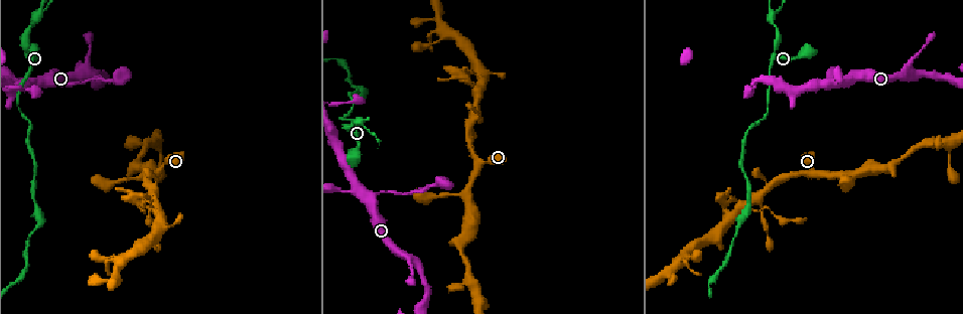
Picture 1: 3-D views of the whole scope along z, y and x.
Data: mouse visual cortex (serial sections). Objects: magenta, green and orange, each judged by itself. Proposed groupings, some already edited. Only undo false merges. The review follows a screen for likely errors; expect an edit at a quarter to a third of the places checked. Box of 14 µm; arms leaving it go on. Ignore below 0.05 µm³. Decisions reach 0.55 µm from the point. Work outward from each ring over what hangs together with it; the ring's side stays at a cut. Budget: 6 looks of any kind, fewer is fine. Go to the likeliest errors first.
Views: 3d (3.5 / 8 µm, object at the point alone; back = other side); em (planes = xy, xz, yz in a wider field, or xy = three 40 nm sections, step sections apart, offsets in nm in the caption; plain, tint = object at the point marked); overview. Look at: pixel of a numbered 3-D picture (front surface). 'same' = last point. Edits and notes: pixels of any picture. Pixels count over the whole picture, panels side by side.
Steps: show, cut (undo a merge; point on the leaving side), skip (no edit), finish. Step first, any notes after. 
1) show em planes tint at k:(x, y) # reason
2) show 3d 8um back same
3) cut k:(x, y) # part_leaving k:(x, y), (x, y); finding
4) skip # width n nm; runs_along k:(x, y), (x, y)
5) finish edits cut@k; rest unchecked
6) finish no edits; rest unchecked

show 3d 8um back at 1:(772, 14) # a fork

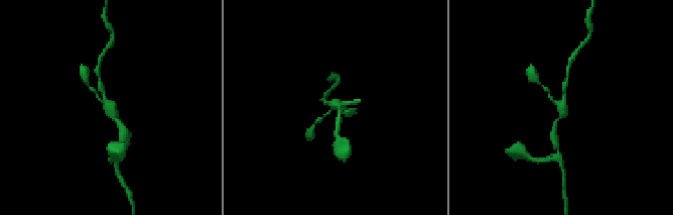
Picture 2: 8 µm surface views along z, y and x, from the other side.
show em xy step 5 tint at 2:(333, 106) # arms 3; arm_widths 150, 150, 200 nm

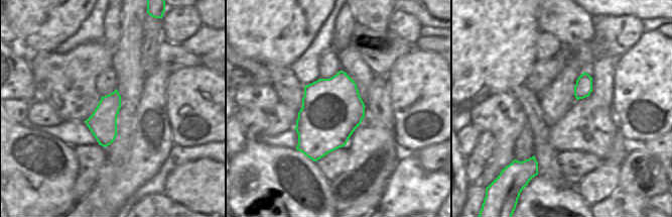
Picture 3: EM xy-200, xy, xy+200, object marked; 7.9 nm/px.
skip # runs_along 2:(123, 128), (92, 89); one cell here

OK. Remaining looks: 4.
show 3d 3.5um at 1:(759, 196) # four or more arms meet

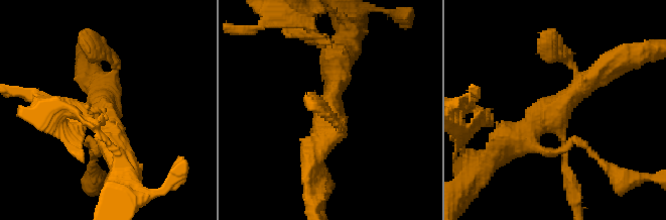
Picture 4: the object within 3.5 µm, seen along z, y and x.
show em planes tint at 4:(549, 116) # arms 4; arm_widths 100, 100, 300, 450 nm

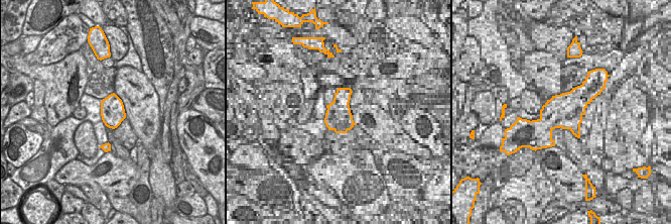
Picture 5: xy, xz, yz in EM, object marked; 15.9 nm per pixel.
skip # runs_along 4:(597, 73), (500, 150); one cell here

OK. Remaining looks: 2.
finish no edits; rest unchecked

